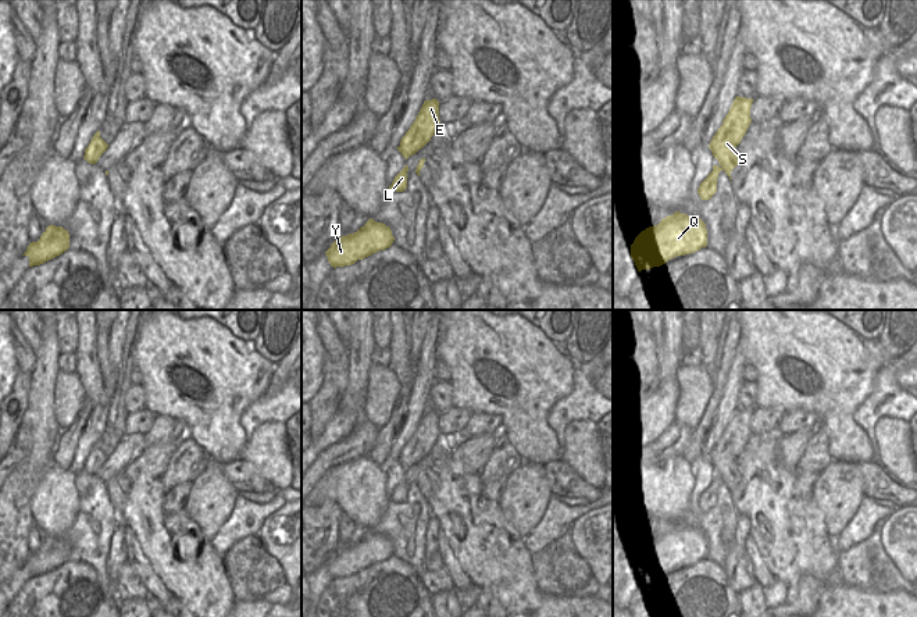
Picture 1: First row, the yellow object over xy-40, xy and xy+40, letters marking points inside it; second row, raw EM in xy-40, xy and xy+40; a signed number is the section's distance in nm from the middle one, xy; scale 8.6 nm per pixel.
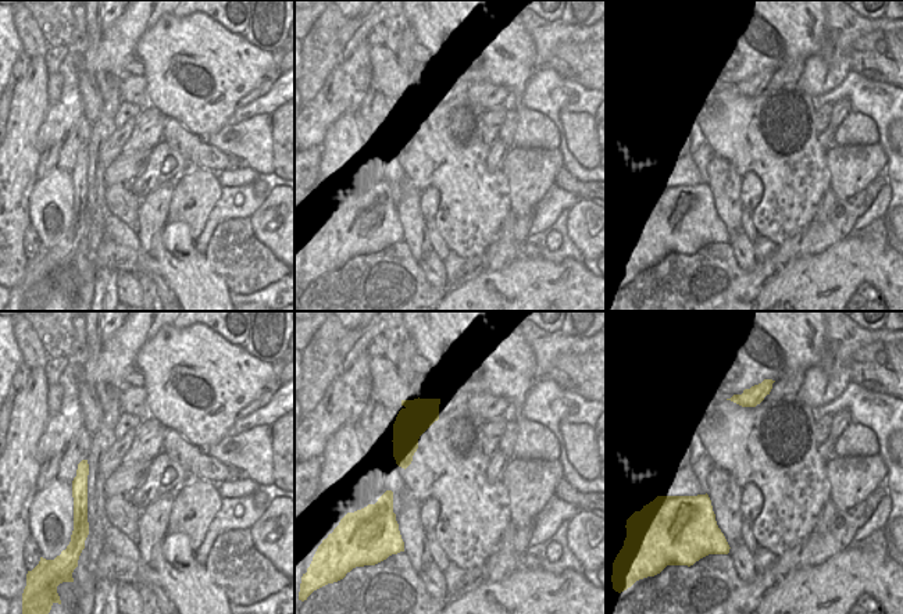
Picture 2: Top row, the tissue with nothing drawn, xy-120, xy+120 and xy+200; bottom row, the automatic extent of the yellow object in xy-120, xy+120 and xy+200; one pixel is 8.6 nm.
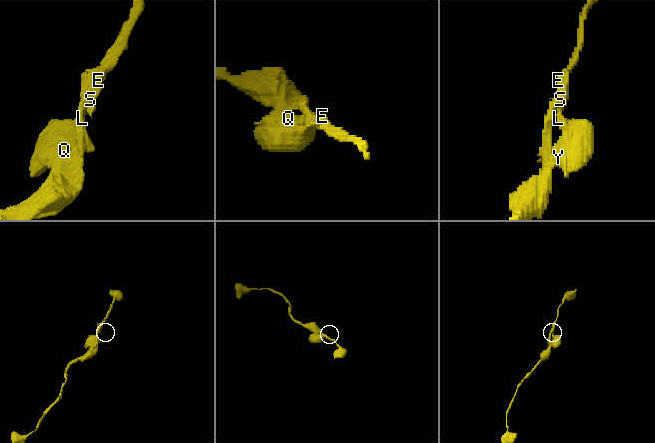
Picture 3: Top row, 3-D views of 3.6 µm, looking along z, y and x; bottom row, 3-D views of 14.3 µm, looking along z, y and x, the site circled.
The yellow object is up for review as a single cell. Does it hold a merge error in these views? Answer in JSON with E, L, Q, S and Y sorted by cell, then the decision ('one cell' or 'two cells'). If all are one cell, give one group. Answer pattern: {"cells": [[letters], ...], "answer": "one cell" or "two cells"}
{"cells": [["E", "L", "Q", "S", "Y"]], "answer": "one cell"}

